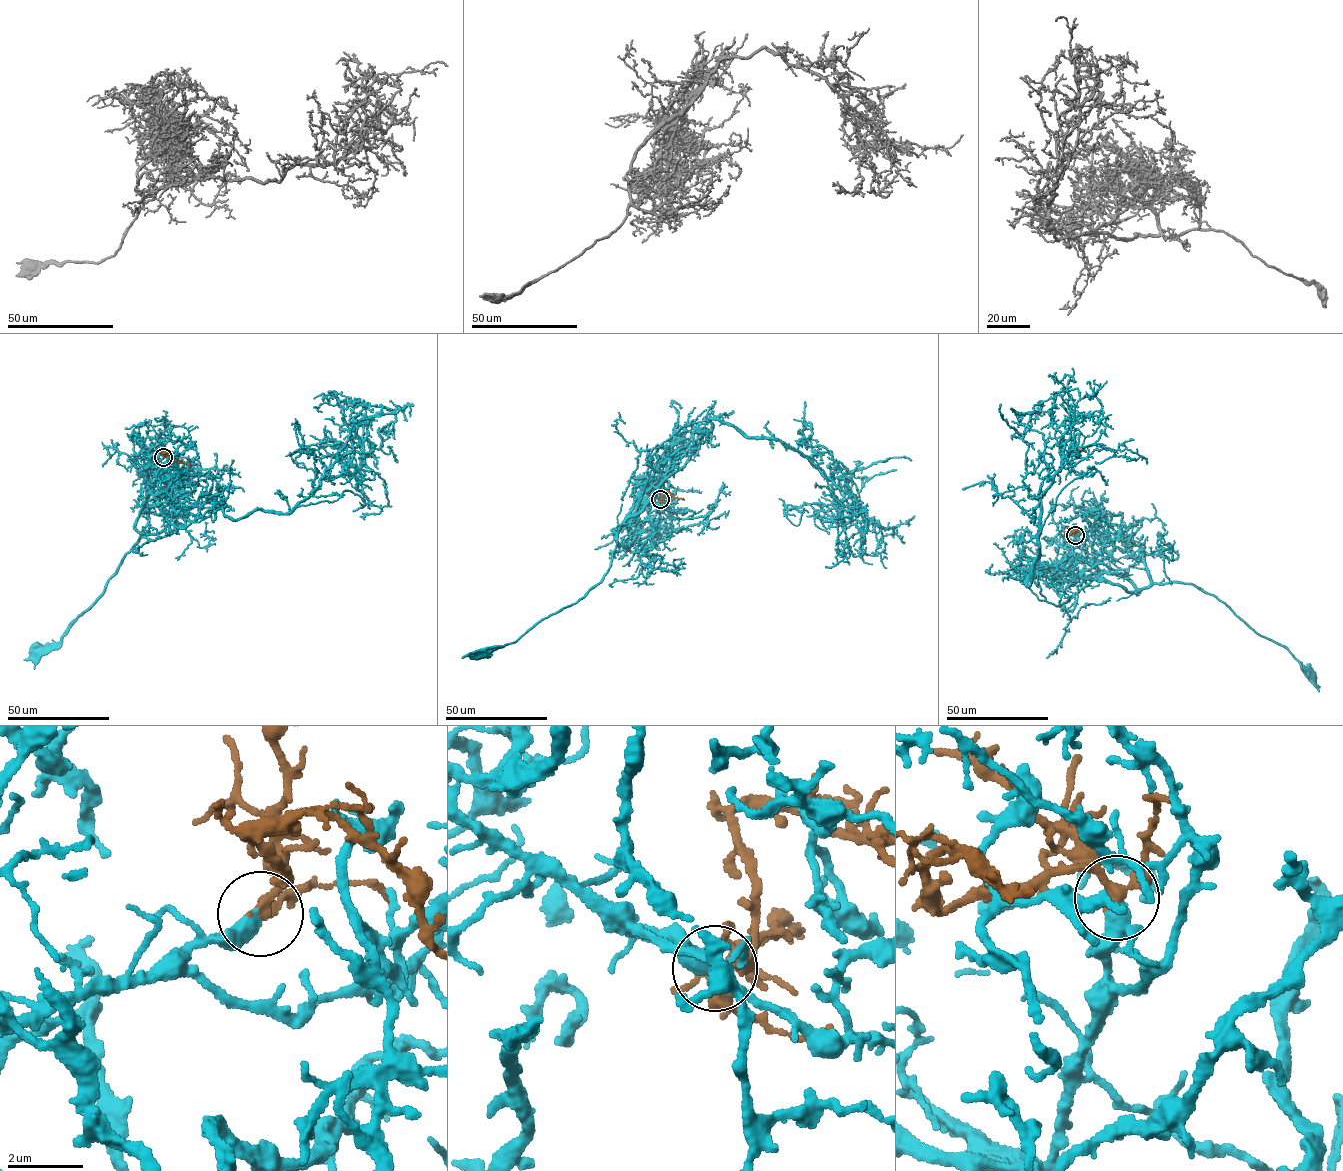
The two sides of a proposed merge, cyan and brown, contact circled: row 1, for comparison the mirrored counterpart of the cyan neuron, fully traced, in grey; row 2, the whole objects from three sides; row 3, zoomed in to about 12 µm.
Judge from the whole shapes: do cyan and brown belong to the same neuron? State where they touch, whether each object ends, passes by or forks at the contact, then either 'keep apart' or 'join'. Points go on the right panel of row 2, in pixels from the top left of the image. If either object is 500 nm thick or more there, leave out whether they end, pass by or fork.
(1075, 535) | cyan ends | brown passes by | join

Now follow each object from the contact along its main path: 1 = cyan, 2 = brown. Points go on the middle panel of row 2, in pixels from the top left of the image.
1: (660, 499), (641, 492), (613, 530), (615, 546), (604, 577), (585, 597), (477, 657)
2: (660, 500), (664, 491), (682, 499)

